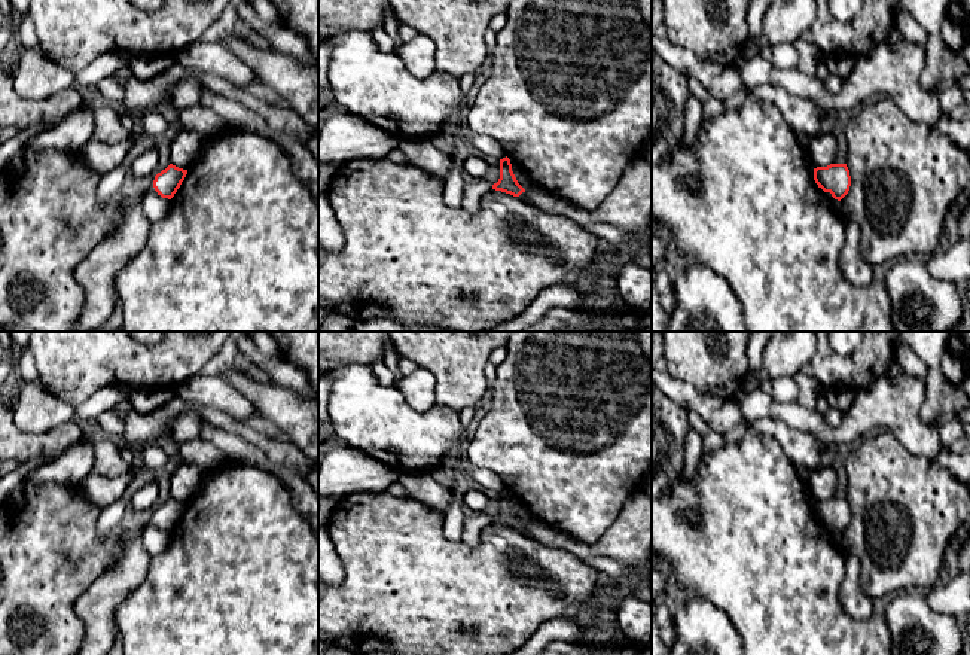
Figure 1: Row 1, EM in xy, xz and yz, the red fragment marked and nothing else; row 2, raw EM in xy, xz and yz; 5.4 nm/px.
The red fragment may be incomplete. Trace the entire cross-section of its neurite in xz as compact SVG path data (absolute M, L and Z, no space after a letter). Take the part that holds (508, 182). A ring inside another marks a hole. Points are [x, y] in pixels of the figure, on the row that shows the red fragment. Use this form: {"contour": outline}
{"contour": "M507 156L500 159L500 179L492 185L492 189L510 194L513 196L519 196L525 192L525 189L518 183Z"}

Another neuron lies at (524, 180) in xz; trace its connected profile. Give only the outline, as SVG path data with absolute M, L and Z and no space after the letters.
M510 161L510 164L512 164L512 171L513 171L518 183L519 183L525 191L539 189L539 188L533 183L533 180L528 177L528 174L527 174L519 165L513 164L512 161Z

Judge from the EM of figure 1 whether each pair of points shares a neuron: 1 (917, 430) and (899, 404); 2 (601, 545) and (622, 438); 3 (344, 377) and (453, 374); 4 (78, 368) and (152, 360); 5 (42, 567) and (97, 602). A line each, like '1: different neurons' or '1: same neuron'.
1: same neuron
2: different neurons
3: different neurons
4: same neuron
5: different neurons

